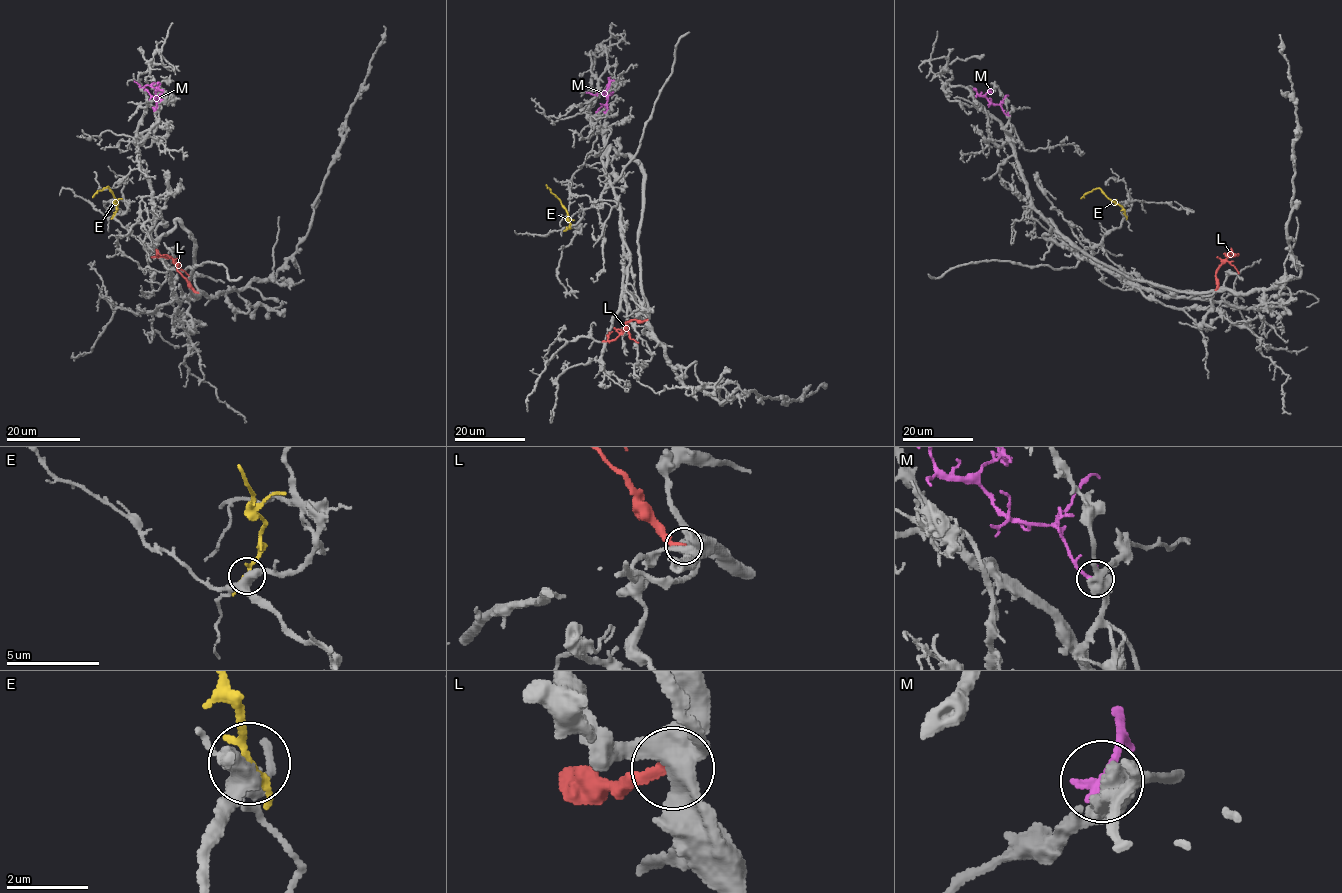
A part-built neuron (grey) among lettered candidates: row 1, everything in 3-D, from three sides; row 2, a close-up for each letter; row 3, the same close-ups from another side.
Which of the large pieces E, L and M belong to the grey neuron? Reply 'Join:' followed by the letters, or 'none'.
Join: L

